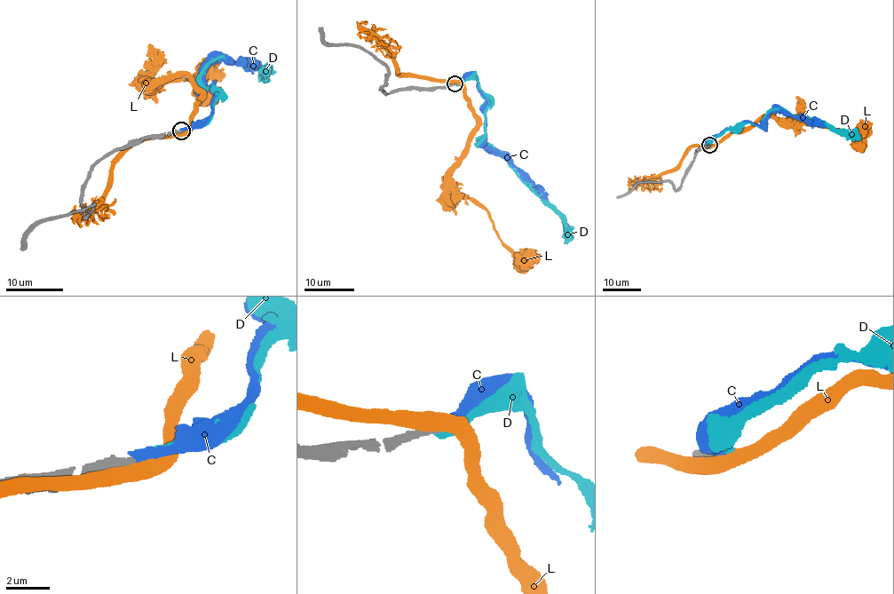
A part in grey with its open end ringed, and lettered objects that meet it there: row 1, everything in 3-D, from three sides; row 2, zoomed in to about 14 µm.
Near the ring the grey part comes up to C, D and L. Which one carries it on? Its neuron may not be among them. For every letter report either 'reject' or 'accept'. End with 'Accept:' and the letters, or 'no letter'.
C: accept
D: reject
L: reject
Accept: C

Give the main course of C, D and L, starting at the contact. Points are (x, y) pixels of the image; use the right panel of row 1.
C: (709, 146), (713, 137), (728, 129), (761, 122), (773, 111), (826, 125)
D: (710, 146), (731, 128), (747, 122), (759, 125), (770, 111), (777, 109), (822, 121), (840, 134), (860, 139)
L: (708, 146), (733, 133), (752, 128), (764, 116), (857, 132), (873, 122)

